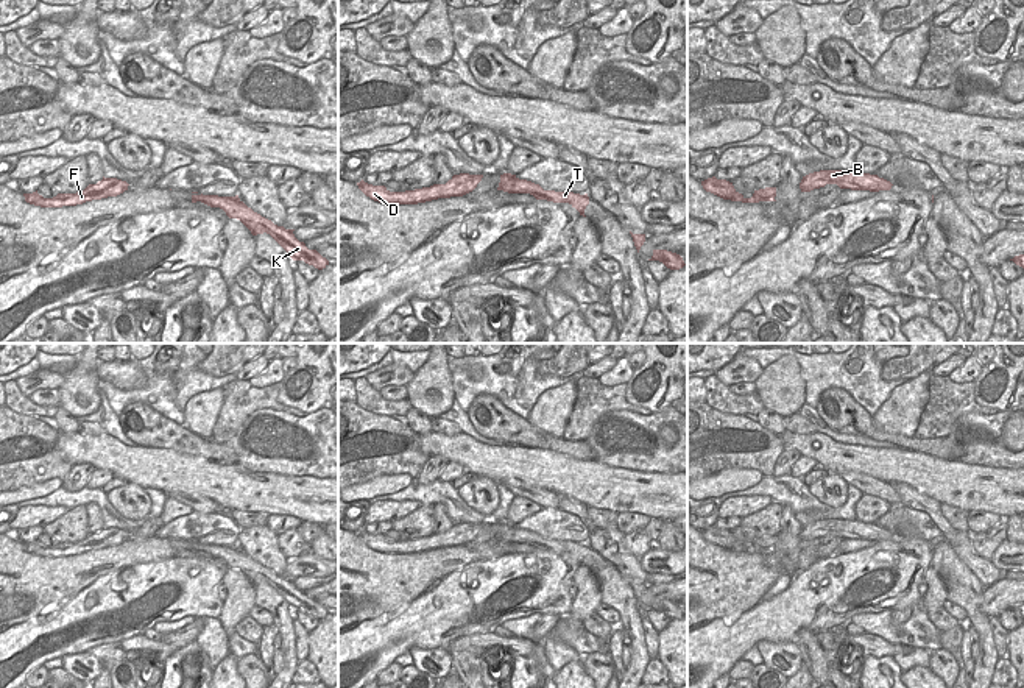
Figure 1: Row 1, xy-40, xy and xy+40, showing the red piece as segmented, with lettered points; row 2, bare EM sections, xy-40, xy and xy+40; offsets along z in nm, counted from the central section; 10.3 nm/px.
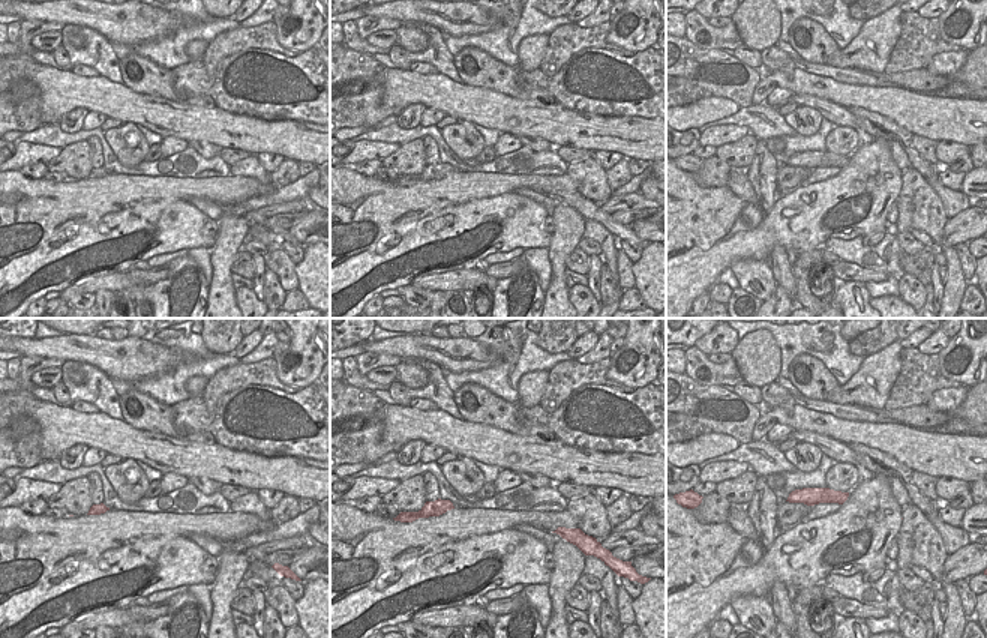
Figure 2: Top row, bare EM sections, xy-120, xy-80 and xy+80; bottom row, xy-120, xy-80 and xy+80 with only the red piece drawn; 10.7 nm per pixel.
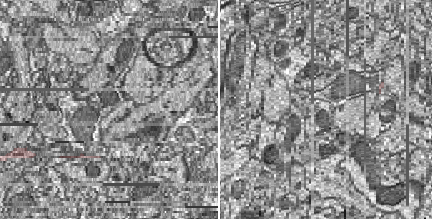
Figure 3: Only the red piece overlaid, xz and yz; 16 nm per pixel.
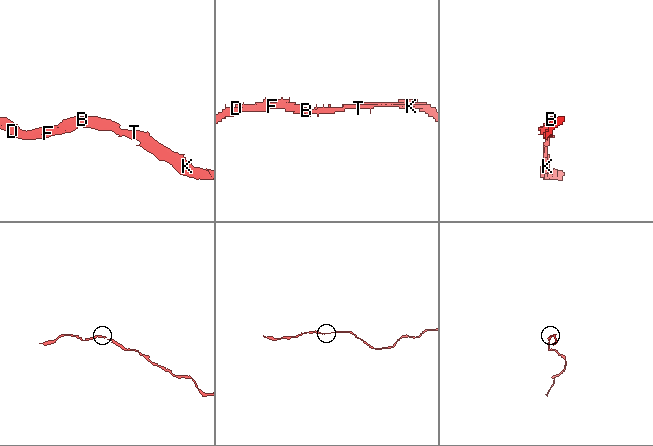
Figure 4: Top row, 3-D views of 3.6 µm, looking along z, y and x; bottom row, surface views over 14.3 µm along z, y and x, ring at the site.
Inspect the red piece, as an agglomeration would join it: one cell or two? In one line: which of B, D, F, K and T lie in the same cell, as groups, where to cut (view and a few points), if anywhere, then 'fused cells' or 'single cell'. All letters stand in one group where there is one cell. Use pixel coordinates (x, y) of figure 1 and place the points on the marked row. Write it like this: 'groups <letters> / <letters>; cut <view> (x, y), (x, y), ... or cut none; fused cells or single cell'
groups B D F K T; cut none; single cell

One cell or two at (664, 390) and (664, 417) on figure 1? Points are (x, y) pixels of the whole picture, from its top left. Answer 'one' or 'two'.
two

